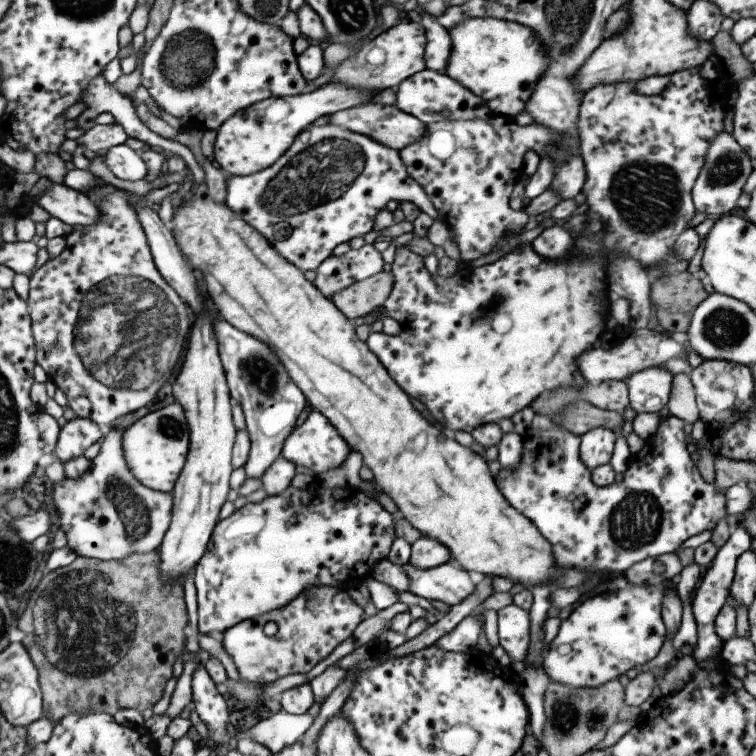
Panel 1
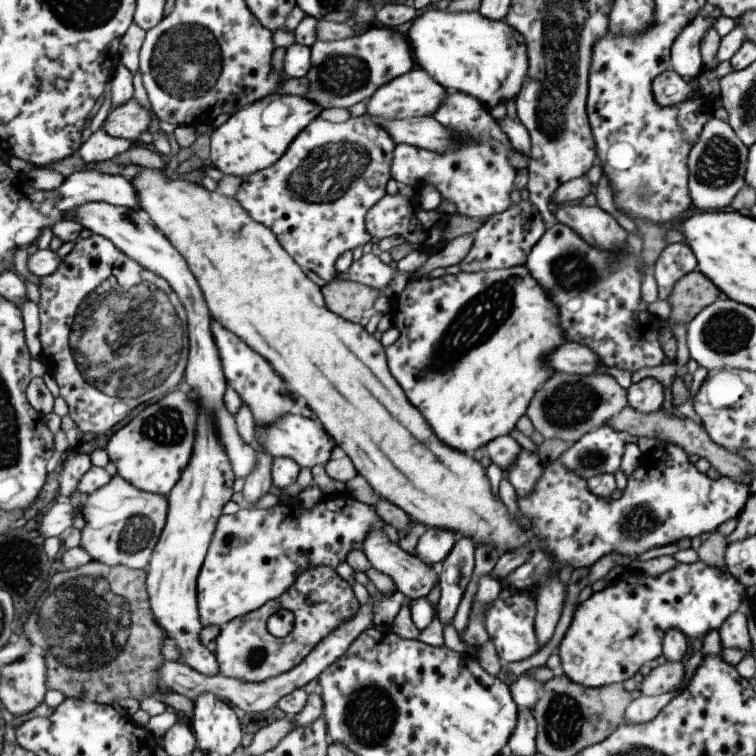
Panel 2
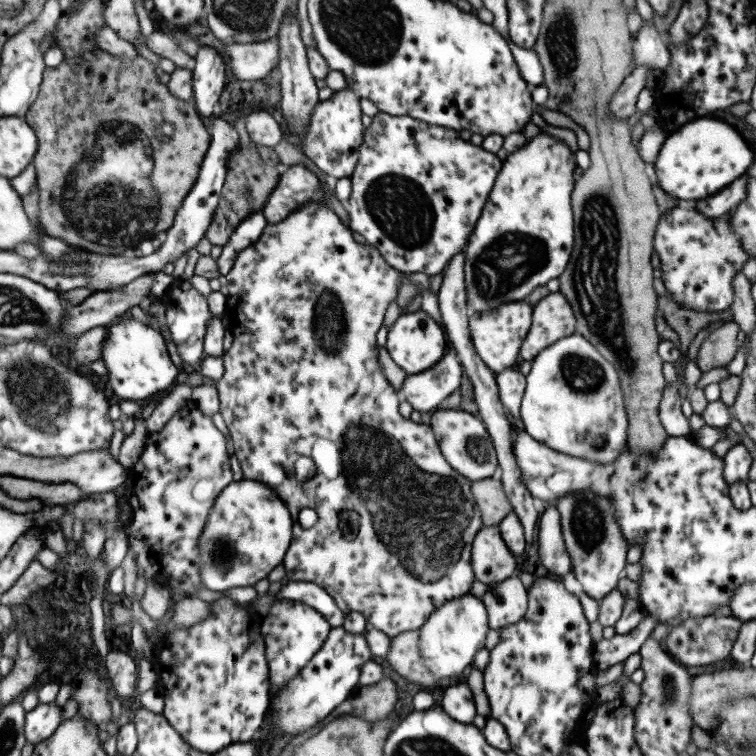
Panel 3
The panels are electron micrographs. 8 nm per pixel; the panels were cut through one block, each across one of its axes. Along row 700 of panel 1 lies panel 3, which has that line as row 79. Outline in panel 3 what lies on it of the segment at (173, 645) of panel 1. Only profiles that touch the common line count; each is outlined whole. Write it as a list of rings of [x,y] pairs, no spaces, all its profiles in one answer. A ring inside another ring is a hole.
[[[97,48],[89,54],[93,56],[92,64],[81,60],[73,65],[69,65],[68,62],[61,62],[56,68],[45,68],[37,96],[28,106],[27,112],[23,116],[27,126],[31,128],[37,138],[37,151],[31,162],[36,175],[36,189],[38,190],[38,213],[36,218],[38,218],[42,230],[49,236],[60,238],[63,242],[87,252],[119,256],[129,254],[131,250],[137,248],[141,240],[151,240],[156,233],[161,232],[161,230],[167,231],[172,225],[175,211],[195,182],[199,165],[202,163],[205,152],[209,147],[210,136],[203,122],[199,119],[200,116],[195,108],[186,101],[178,100],[167,90],[167,86],[159,84],[159,69],[147,62],[146,58],[137,54],[134,61],[122,62],[120,57]]]

